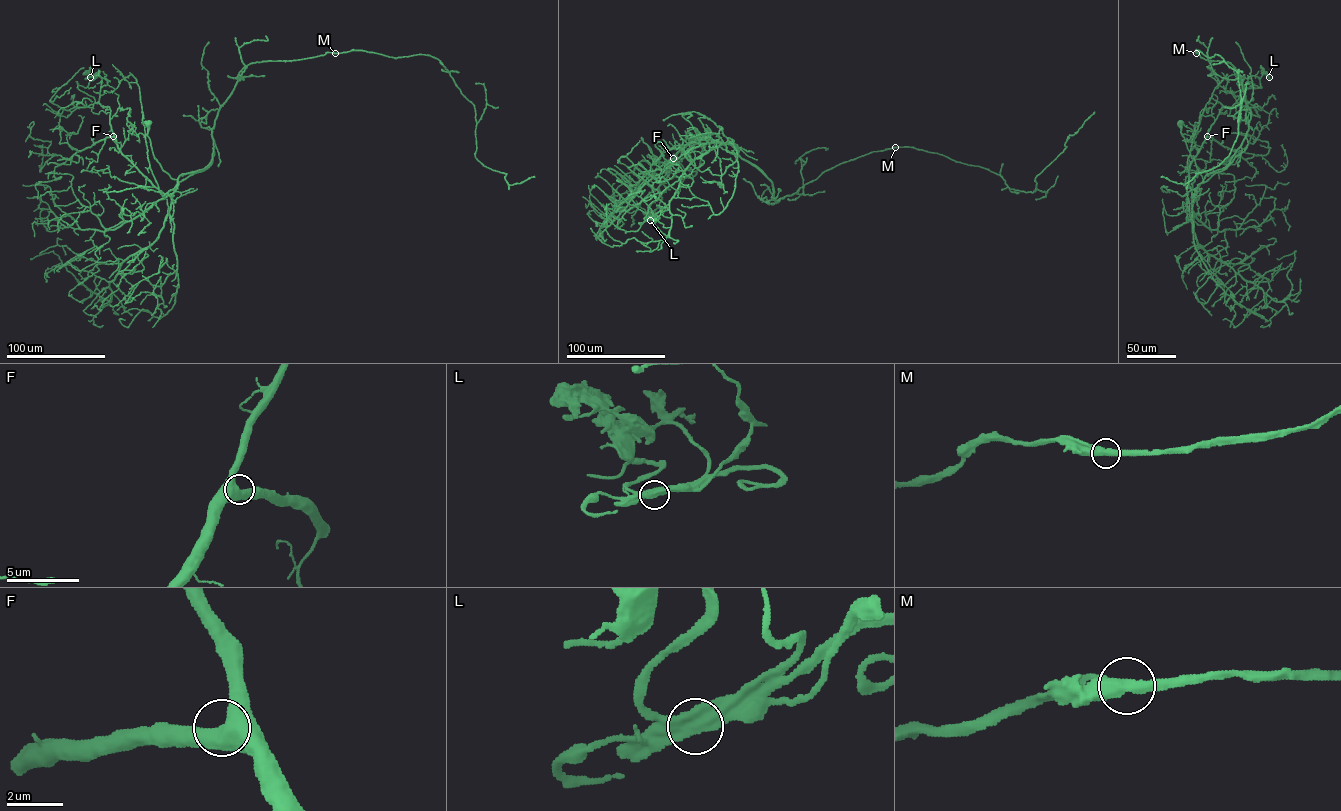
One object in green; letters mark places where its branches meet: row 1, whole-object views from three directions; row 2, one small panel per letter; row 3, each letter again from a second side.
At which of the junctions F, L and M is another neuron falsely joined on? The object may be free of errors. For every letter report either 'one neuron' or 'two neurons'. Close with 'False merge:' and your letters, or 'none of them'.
F: one neuron
L: two neurons
M: one neuron
False merge: L

